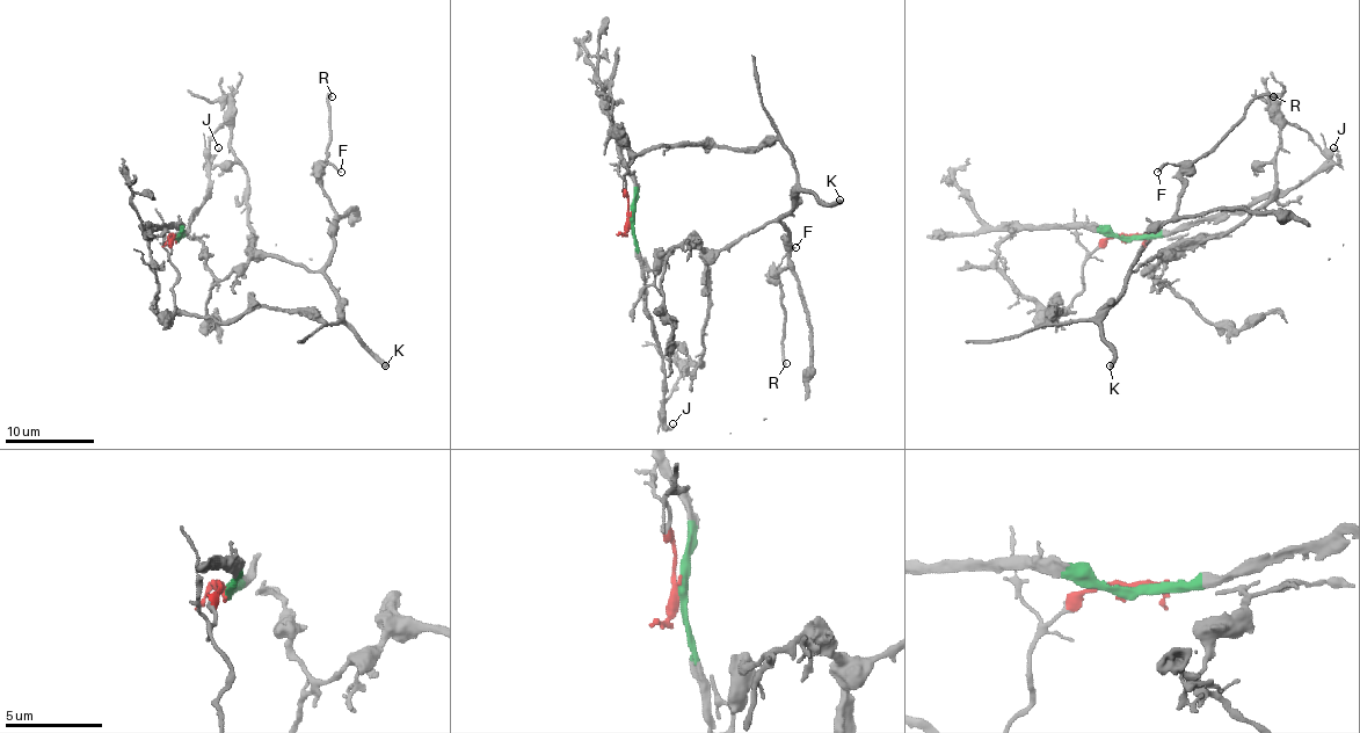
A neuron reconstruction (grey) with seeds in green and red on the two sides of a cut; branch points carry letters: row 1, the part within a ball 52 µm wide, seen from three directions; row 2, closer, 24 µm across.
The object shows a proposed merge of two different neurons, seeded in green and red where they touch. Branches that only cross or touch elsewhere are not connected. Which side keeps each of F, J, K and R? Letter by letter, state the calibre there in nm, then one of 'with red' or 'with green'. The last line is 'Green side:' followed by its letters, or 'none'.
F: 150 nm thick; with red
J: 100 nm thick; with green
K: 400 nm thick; with red
R: 240 nm thick; with red
Green side: J

